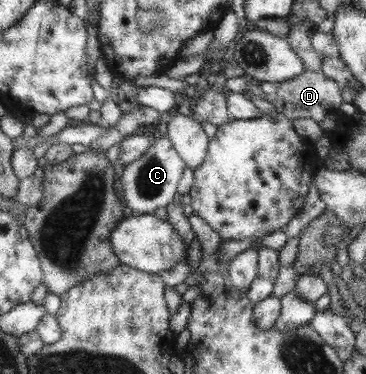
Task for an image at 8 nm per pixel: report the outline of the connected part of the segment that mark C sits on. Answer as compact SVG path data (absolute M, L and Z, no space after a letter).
M162 130L156 132L155 144L148 148L143 157L132 162L132 164L119 168L120 174L117 186L119 187L120 197L129 213L136 215L150 214L159 206L167 207L178 194L178 184L180 184L180 178L182 178L186 167L187 164L173 145L172 139L166 136Z

